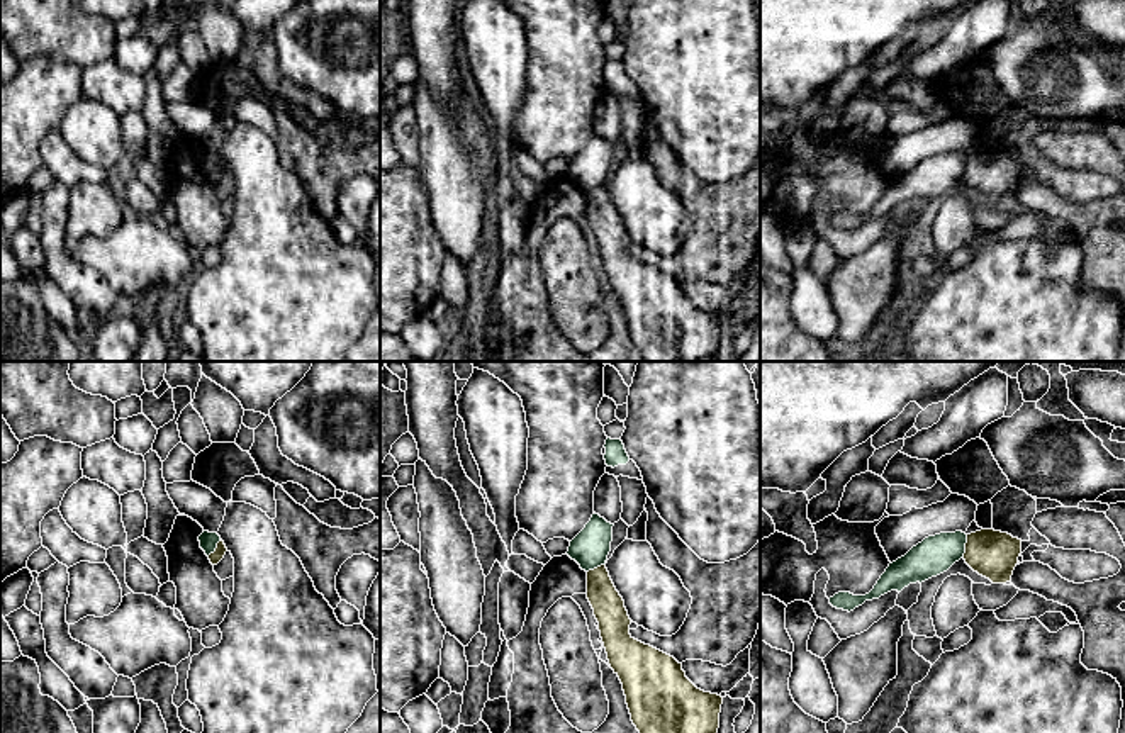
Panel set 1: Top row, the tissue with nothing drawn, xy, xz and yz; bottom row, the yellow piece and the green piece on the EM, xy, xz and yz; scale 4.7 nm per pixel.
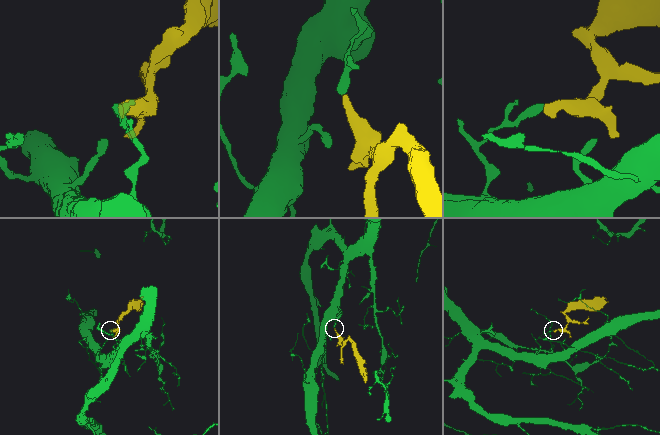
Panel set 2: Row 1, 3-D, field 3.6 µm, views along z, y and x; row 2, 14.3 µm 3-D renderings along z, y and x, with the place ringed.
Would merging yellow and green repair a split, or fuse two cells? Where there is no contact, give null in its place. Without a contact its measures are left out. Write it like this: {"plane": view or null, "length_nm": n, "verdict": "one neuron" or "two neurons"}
{"plane": "yz", "length_nm": 110, "verdict": "two neurons"}

